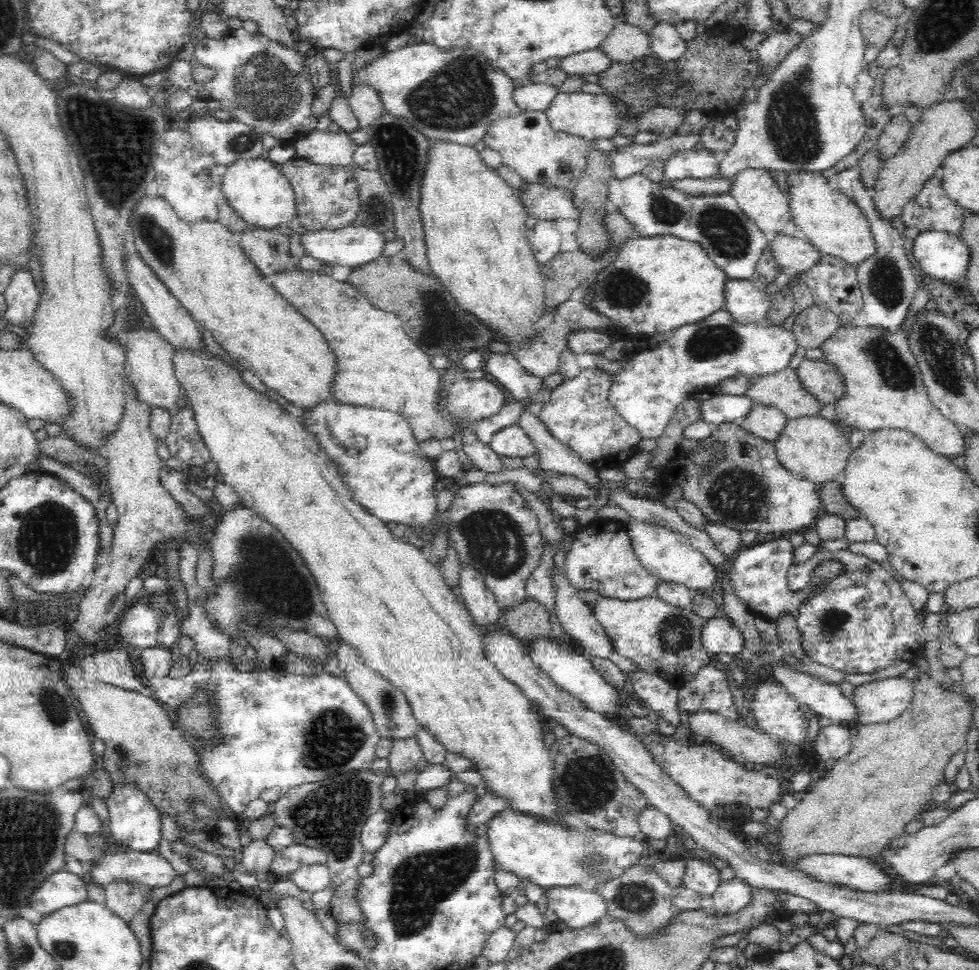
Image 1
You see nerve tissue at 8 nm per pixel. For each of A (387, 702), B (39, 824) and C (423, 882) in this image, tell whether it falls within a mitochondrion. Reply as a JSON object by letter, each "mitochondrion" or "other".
{"A":"mitochondrion","B":"mitochondrion","C":"mitochondrion"}

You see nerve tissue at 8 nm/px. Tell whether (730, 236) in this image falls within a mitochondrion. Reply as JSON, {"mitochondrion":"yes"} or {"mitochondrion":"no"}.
{"mitochondrion":"yes"}

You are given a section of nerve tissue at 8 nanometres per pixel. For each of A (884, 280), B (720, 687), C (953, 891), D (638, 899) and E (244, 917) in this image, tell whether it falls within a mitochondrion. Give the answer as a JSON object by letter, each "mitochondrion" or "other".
{"A":"mitochondrion","B":"other","C":"other","D":"mitochondrion","E":"other"}

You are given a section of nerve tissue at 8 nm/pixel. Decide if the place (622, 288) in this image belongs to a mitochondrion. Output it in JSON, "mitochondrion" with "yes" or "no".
{"mitochondrion":"yes"}

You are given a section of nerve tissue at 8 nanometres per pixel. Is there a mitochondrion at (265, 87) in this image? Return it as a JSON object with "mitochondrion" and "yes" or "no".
{"mitochondrion":"yes"}

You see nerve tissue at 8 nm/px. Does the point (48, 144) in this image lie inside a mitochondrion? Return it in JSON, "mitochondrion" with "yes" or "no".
{"mitochondrion":"no"}

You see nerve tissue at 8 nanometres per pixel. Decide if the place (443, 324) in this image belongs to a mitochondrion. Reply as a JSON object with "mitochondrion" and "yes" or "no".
{"mitochondrion":"yes"}

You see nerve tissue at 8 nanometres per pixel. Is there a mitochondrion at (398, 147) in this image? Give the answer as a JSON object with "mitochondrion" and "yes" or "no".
{"mitochondrion":"yes"}

